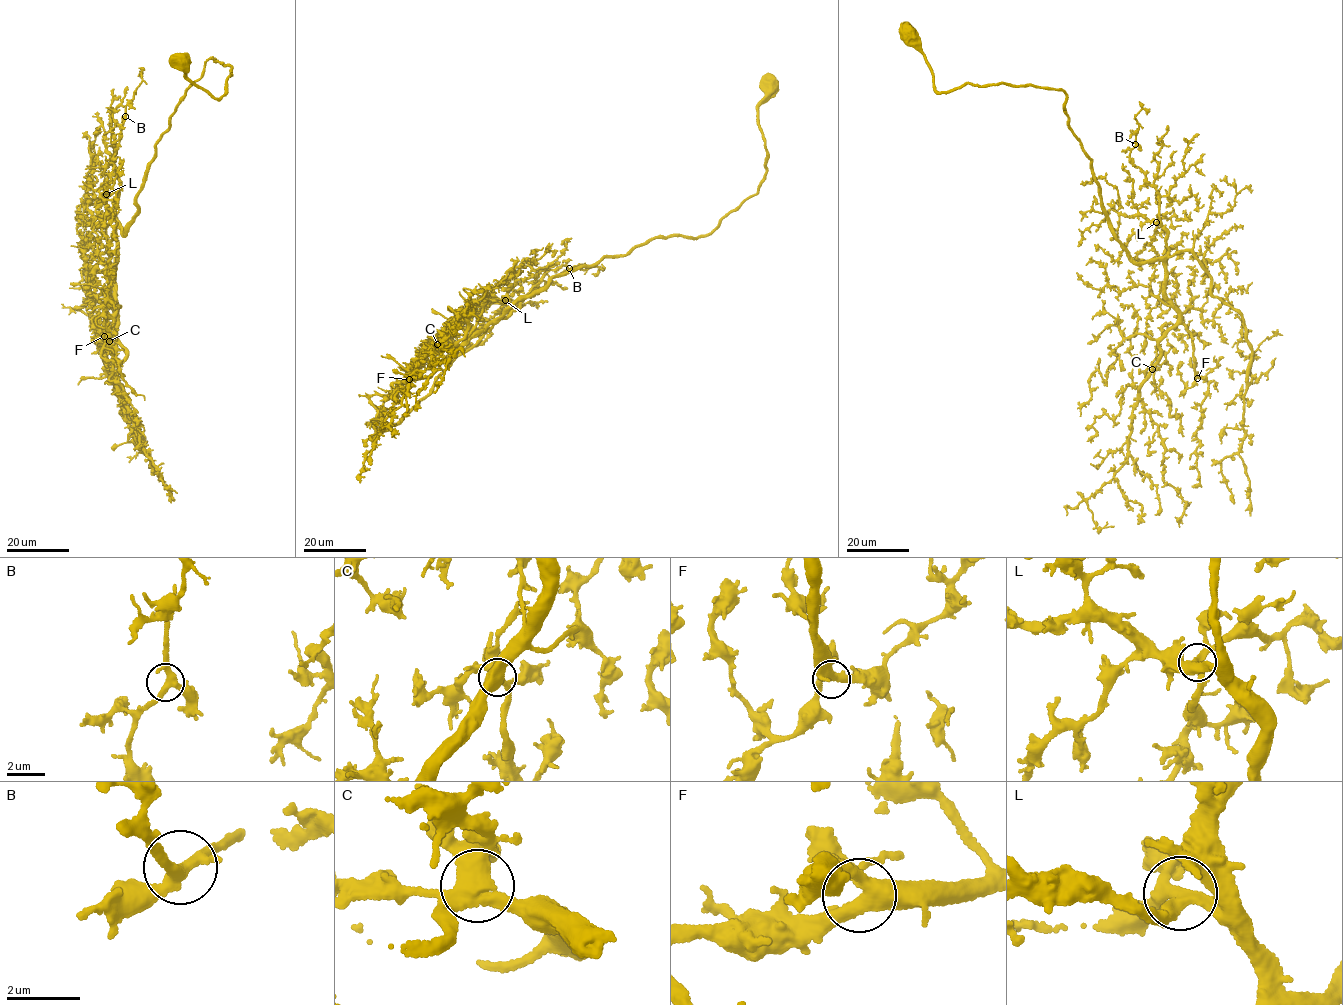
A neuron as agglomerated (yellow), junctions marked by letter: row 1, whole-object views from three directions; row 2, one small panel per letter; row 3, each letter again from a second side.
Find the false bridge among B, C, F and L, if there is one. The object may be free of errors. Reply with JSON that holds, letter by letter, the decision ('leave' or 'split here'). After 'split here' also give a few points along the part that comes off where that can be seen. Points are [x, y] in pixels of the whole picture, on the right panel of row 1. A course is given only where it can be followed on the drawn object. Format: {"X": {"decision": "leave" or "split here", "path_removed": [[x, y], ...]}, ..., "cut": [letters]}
{"B": {"decision": "leave"}, "C": {"decision": "leave"}, "F": {"decision": "leave"}, "L": {"decision": "leave"}, "cut": []}

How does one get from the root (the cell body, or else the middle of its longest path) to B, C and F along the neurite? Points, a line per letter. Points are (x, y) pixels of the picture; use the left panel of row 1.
B: (181, 62), (218, 99), (232, 74), (210, 58), (185, 92), (125, 234), (112, 157), (125, 116)
C: (181, 62), (218, 99), (232, 74), (205, 62), (156, 144), (135, 220), (125, 234), (116, 227), (109, 341)
F: (181, 62), (218, 99), (232, 74), (210, 58), (156, 144), (135, 220), (125, 234), (116, 227), (104, 336)

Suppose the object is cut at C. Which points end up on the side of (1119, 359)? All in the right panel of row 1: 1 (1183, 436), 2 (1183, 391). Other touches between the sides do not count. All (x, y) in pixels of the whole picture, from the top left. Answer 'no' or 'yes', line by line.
1: no
2: yes

